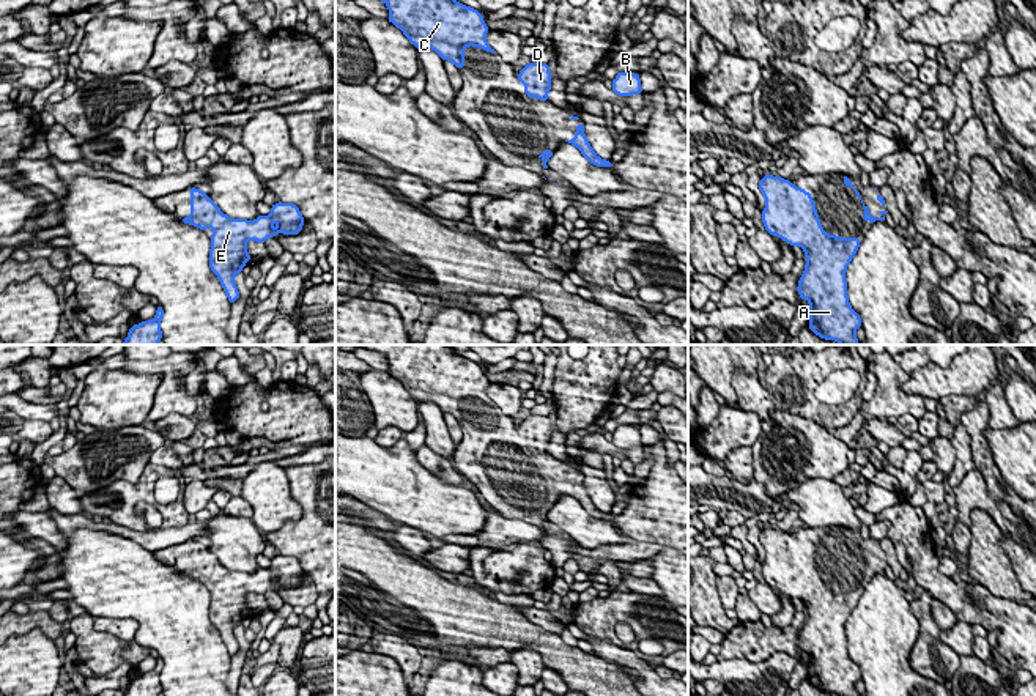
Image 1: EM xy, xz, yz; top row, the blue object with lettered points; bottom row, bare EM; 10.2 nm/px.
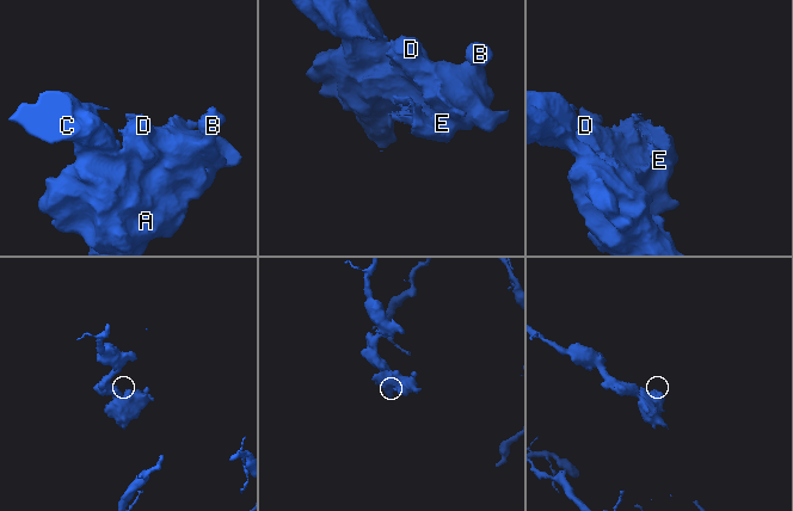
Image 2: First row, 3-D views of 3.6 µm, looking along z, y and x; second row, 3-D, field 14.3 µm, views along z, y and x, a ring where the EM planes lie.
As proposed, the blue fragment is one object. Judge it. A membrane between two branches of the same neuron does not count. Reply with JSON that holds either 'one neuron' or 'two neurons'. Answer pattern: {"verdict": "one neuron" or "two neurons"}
{"verdict": "one neuron"}

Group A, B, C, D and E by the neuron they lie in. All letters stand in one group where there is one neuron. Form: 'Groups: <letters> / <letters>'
Groups: A B C D E

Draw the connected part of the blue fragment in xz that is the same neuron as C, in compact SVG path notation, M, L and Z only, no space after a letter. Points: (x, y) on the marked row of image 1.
M381 0L389 8L387 20L398 27L417 49L433 49L444 61L464 68L464 49L480 47L496 54L485 39L490 31L482 13L457 0Z

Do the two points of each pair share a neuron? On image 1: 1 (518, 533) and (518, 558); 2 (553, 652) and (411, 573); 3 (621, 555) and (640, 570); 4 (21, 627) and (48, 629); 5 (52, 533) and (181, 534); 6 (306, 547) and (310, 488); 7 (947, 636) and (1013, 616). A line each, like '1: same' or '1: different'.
1: different
2: same
3: different
4: same
5: different
6: same
7: different

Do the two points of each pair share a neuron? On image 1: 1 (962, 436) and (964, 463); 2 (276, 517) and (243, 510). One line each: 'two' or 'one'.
1: one
2: two

